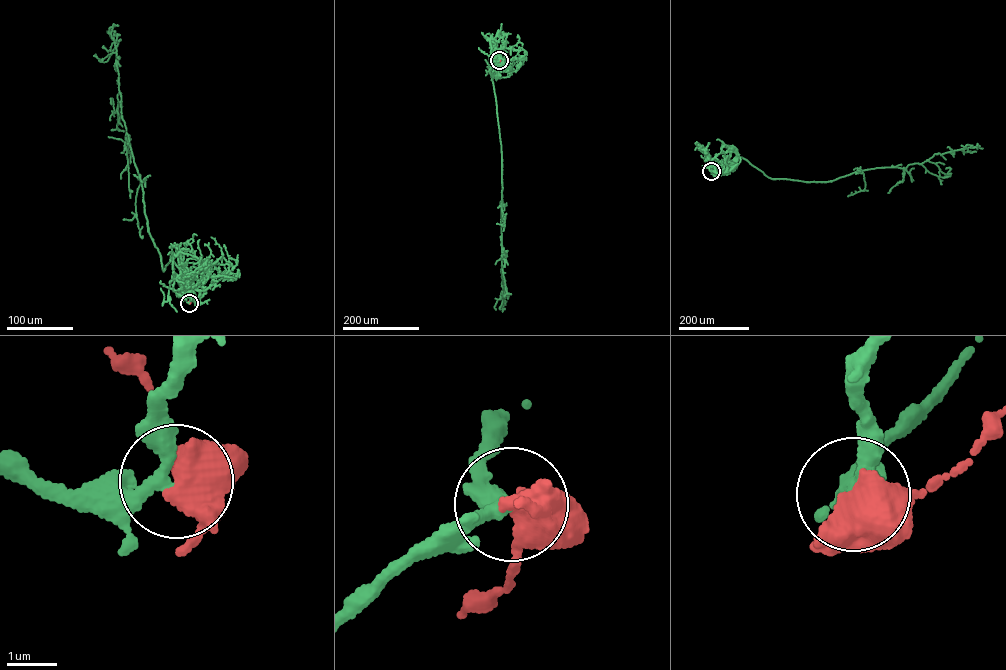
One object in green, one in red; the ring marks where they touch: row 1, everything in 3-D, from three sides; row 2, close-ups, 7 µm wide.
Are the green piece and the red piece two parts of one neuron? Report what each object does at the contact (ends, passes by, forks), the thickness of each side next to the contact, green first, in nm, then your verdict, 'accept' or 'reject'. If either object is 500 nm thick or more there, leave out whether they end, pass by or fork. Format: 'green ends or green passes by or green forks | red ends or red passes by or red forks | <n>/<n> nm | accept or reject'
green passes by | red forks | 280/480 nm | accept

